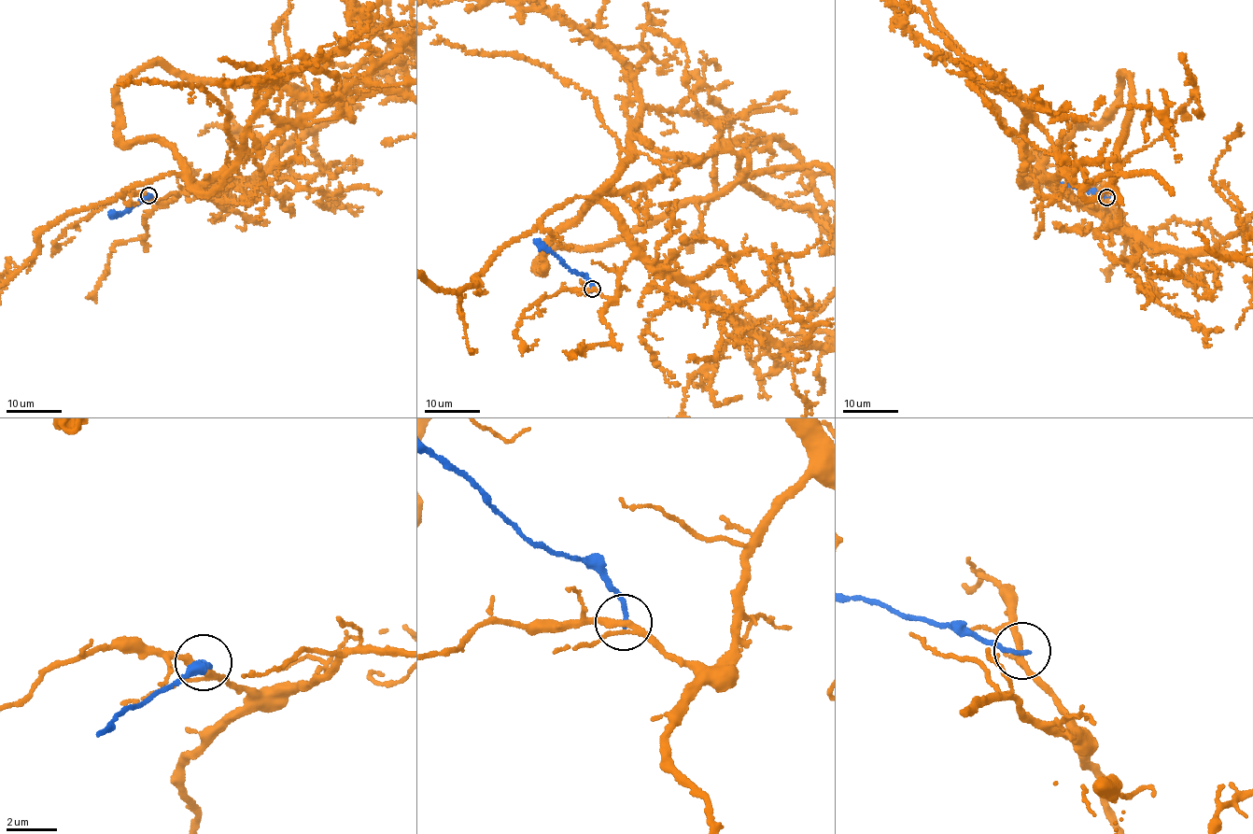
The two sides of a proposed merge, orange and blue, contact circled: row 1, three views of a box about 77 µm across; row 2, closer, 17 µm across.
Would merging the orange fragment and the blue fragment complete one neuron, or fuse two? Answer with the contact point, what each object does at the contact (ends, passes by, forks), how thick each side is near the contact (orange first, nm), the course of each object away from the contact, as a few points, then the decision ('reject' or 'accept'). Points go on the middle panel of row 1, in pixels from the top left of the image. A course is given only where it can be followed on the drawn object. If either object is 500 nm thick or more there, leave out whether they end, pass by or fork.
place (592, 289); orange forks; blue ends; calibres 200 and 180 nm; course orange (592, 289), (614, 298), (633, 253), (596, 200), (544, 213), (457, 291), (426, 279); course blue (592, 289), (592, 283), (585, 277), (576, 274), (535, 241); reject

